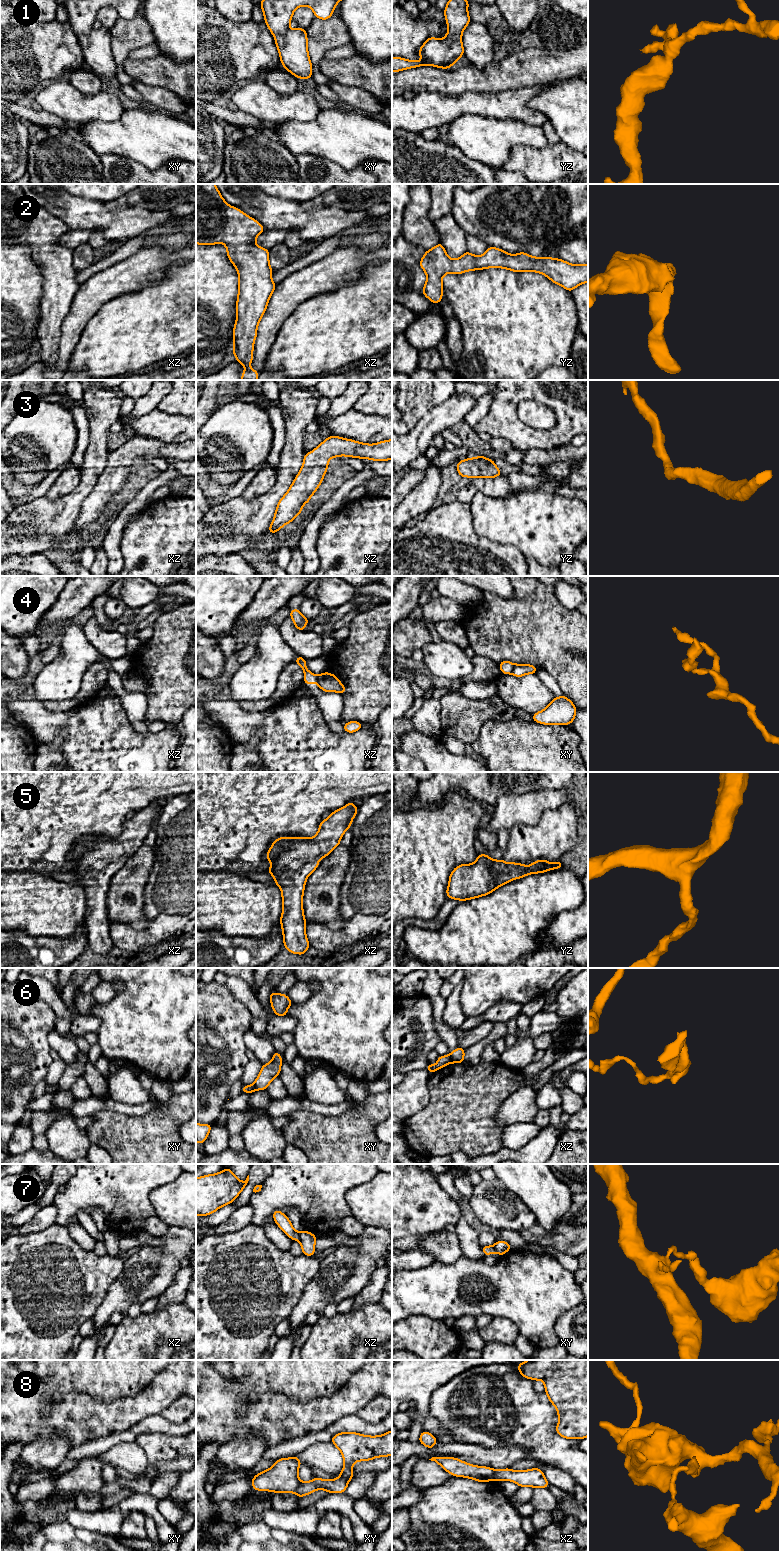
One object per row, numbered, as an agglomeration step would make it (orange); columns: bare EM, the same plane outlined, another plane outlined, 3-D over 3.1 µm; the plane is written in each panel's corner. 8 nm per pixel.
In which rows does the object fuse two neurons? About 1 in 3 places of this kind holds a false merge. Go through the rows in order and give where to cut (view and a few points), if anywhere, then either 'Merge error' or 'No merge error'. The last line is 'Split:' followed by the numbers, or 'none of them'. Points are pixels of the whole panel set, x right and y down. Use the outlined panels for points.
1: No split. No merge error
2: No split. No merge error
3: No split. No merge error
4: Split along xy (514, 664), (510, 673). Merge error
5: No split. No merge error
6: Split along xz (449, 1054), (452, 1062). Merge error
7: Split along xz (298, 1232), (299, 1240). Merge error
8: Split along xy (301, 1482), (294, 1492). Merge error
Split: 4, 6, 7, 8

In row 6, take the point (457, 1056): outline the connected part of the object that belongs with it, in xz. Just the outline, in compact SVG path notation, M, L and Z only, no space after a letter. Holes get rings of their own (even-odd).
M457 1047L449 1055L451 1057L452 1063L463 1063L464 1062L465 1049Z

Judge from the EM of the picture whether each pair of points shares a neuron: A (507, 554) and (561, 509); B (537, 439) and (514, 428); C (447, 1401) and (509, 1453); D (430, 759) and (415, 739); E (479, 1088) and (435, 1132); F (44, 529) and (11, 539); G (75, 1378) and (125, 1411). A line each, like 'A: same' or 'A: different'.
A: different
B: same
C: different
D: same
E: same
F: same
G: different

